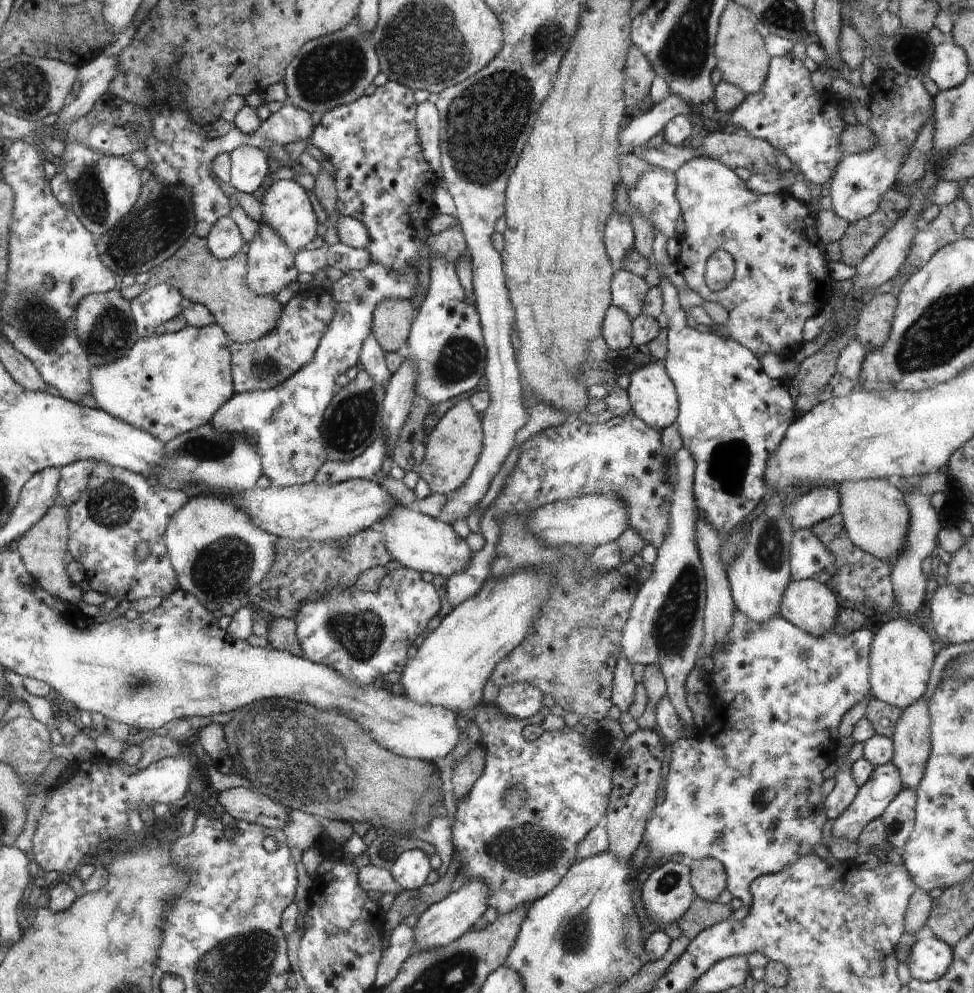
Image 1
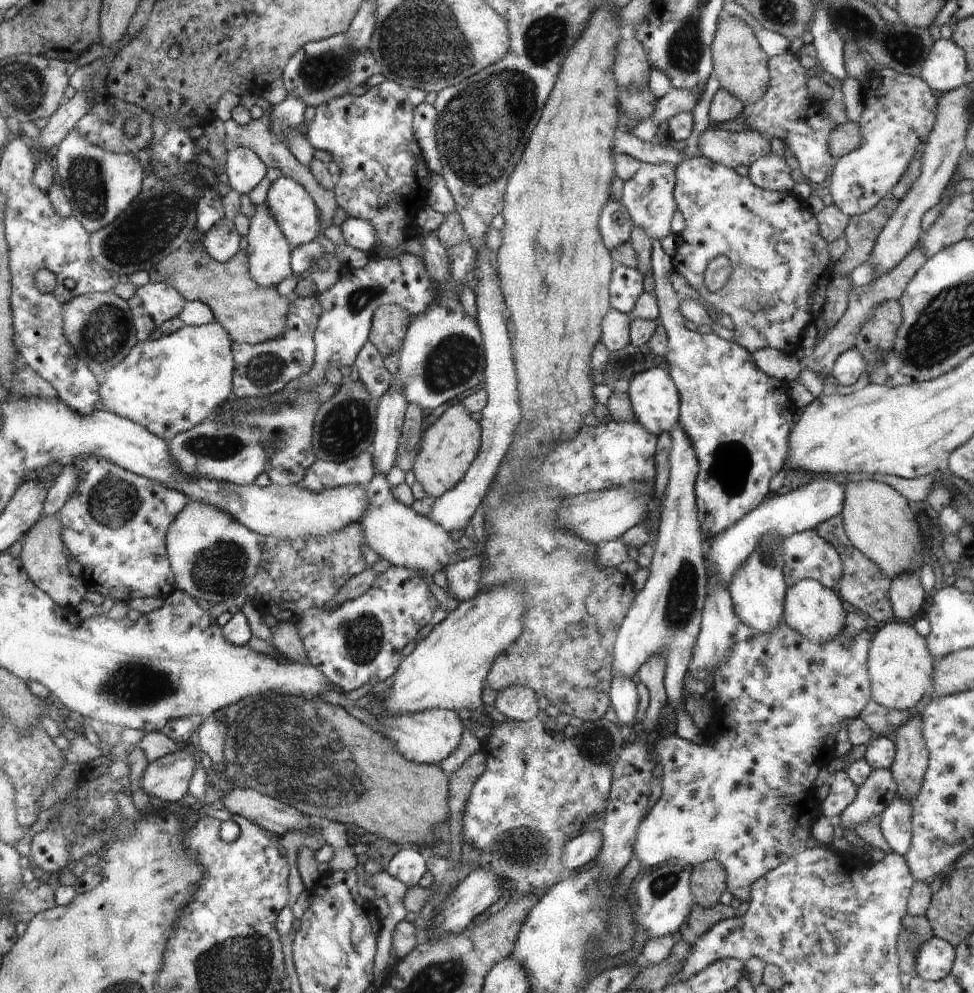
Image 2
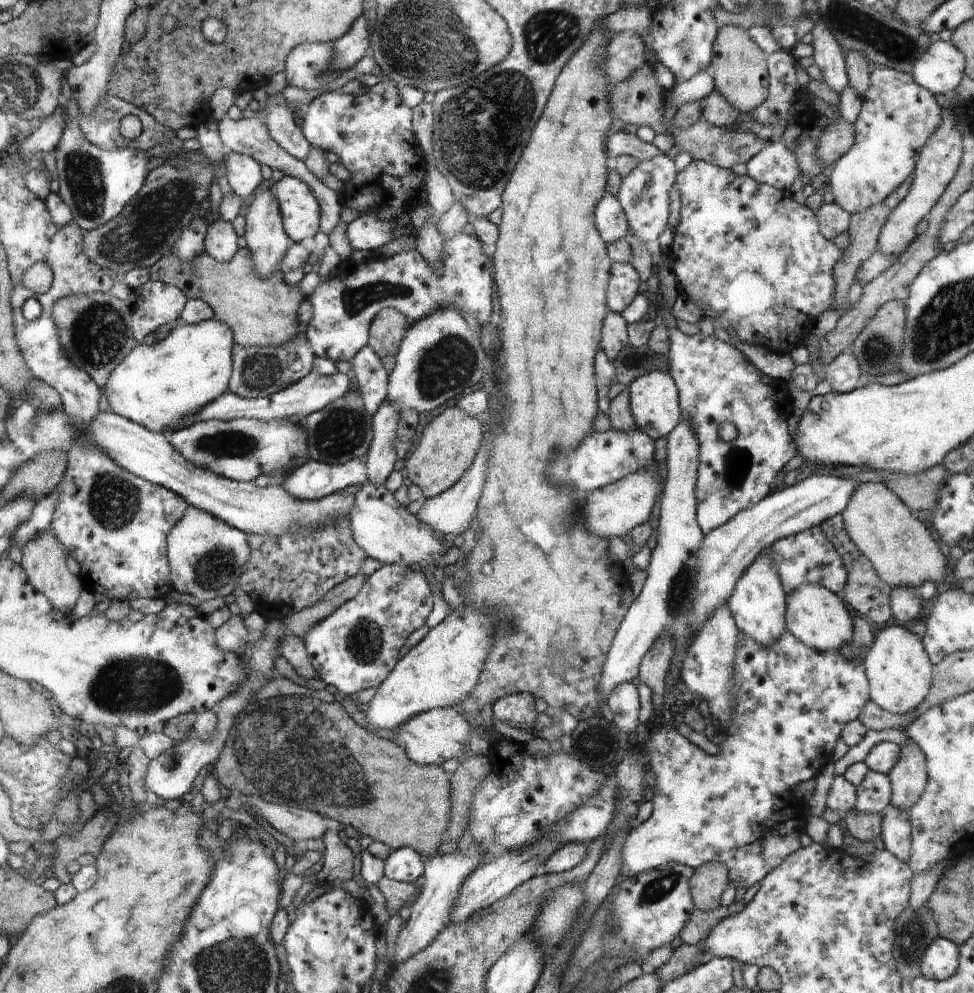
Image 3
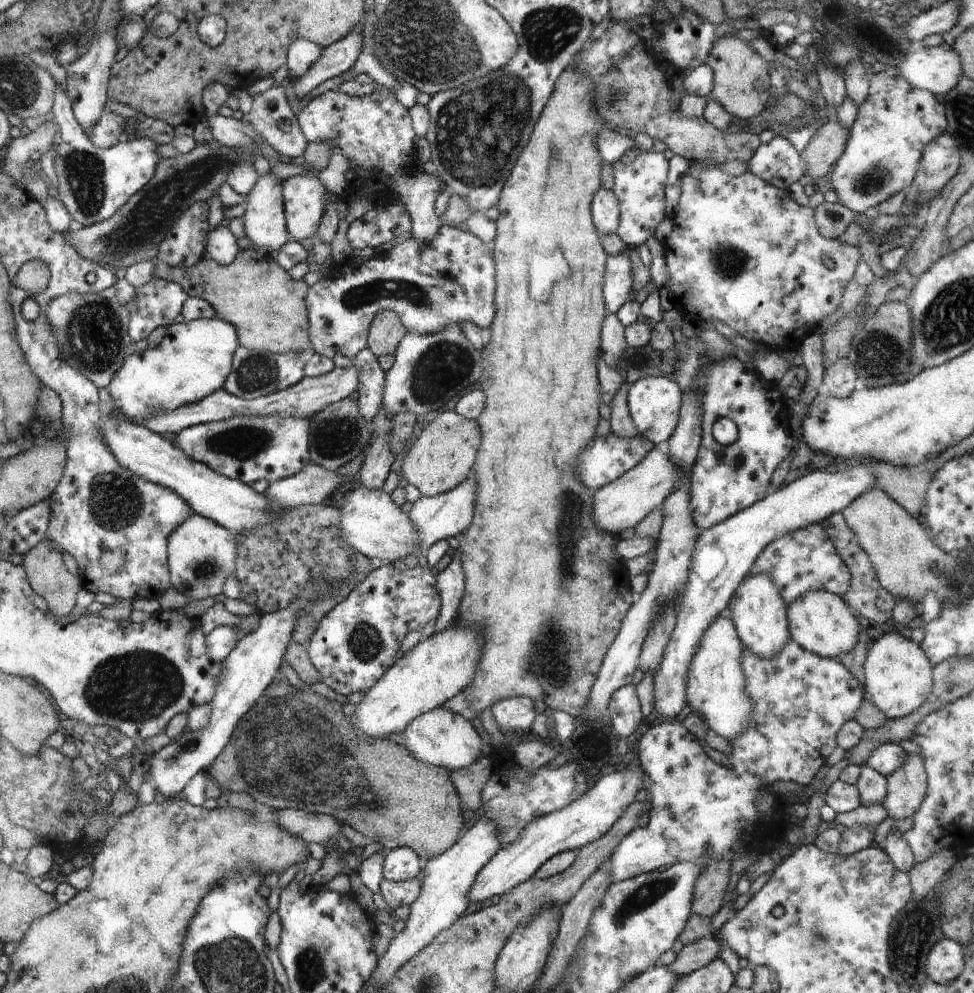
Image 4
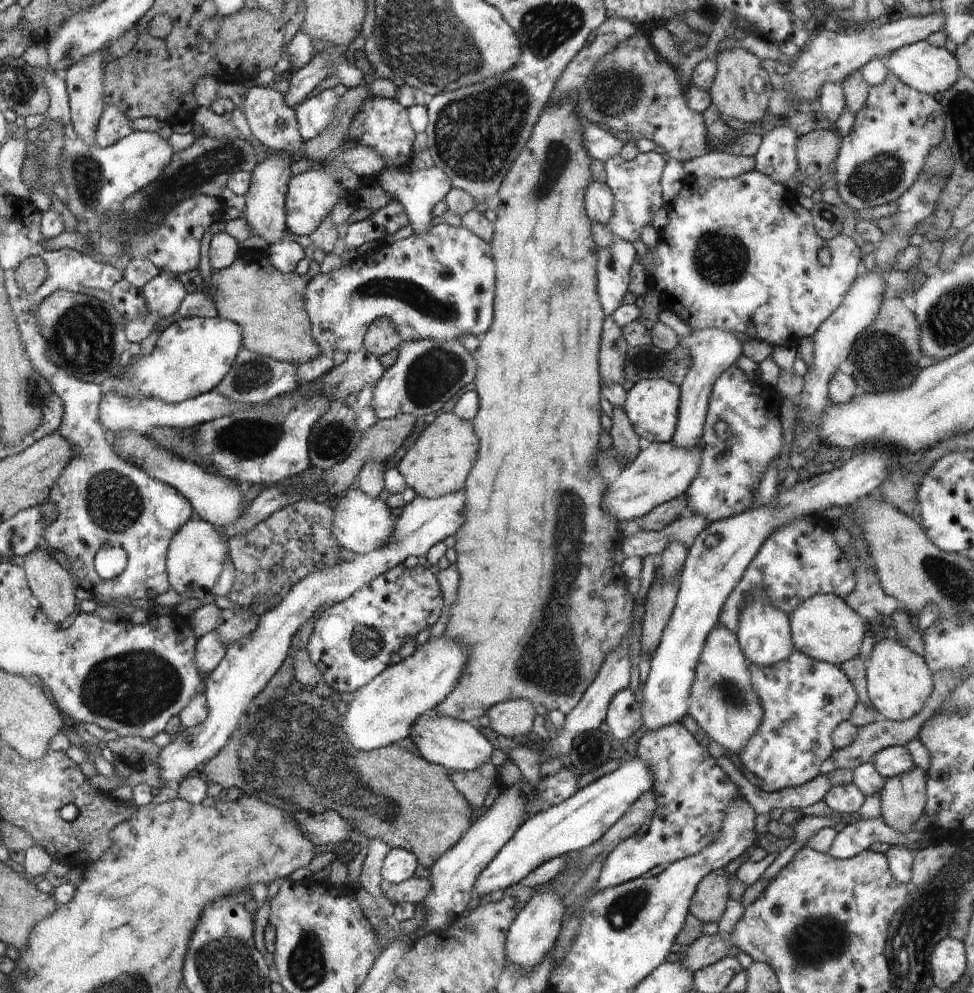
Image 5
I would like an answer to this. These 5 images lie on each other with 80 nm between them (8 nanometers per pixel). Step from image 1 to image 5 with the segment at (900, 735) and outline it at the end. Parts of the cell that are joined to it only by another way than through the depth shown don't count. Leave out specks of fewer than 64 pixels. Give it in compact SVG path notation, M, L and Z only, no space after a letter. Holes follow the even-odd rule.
M916 767L886 780L881 791L882 820L892 831L906 834L924 815L927 776Z

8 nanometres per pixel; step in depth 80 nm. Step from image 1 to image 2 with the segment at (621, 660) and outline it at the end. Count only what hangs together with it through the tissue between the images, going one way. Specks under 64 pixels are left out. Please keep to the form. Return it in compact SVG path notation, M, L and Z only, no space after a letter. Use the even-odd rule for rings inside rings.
M620 671L613 676L609 697L612 708L618 715L619 725L635 723L639 698L636 685L629 676Z

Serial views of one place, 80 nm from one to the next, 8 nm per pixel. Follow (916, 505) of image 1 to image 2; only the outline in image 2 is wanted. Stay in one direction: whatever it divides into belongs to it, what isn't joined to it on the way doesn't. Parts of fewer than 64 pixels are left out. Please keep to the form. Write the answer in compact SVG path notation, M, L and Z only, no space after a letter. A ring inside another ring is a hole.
M920 571L896 575L891 580L889 588L894 618L911 620L912 616L922 608L925 593L922 583L920 583Z

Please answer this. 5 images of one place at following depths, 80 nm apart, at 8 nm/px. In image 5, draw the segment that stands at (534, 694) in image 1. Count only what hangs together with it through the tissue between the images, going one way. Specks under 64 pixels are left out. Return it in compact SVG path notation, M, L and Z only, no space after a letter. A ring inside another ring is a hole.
M524 699L508 700L496 704L487 715L490 728L504 737L518 740L518 734L526 734L532 730L532 720L537 716L531 702Z

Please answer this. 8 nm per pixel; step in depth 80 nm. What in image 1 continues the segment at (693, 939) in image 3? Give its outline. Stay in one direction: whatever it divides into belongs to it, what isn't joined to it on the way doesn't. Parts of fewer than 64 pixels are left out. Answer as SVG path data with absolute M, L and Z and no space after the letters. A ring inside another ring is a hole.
M697 896L692 901L690 908L681 917L678 917L676 922L682 934L691 941L704 929L728 920L732 912L730 905L718 901L705 901Z

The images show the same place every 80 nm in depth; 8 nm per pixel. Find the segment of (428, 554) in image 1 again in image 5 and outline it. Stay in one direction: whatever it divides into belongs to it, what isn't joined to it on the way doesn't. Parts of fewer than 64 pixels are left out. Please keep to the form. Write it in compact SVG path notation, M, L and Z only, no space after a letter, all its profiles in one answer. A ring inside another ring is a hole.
M359 489L345 493L332 512L334 512L332 538L334 538L336 547L359 554L368 554L368 552L386 548L395 532L398 519L394 516L392 508L388 506L386 500L382 500L379 495L376 498L370 498Z

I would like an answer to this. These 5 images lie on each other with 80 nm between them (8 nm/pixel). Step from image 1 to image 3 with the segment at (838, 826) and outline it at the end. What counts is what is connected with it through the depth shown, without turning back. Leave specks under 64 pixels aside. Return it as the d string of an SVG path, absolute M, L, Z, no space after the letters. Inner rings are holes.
M868 771L856 787L857 801L852 811L883 814L891 804L891 782L888 774Z

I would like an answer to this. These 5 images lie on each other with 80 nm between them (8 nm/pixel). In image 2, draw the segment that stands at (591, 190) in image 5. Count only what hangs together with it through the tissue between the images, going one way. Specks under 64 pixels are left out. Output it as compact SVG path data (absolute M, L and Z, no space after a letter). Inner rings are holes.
M610 200L599 218L599 229L606 248L614 251L620 245L630 242L633 227L626 207L621 202Z

